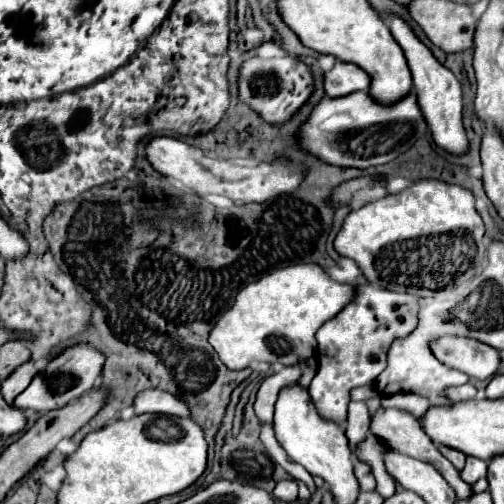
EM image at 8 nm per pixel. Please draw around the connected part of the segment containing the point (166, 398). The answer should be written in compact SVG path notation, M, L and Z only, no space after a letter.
M158 388L140 392L134 400L134 410L136 414L156 412L156 414L172 414L172 416L190 416L190 408L186 408L186 400Z

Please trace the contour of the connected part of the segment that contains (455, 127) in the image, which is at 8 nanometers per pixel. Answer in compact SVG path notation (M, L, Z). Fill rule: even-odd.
M390 16L390 32L396 38L396 42L402 46L410 72L412 72L412 82L414 82L414 92L418 96L418 104L422 108L424 120L432 132L432 140L438 148L442 148L444 152L452 154L452 156L464 156L470 150L470 140L466 138L466 128L462 122L462 84L458 82L458 78L444 68L434 56L432 52L414 36L414 32L410 30L410 26L400 20L398 16Z

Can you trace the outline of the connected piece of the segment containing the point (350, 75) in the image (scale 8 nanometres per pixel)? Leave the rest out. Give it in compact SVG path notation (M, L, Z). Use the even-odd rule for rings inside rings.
M342 62L342 64L334 66L332 70L324 72L324 92L330 98L366 90L368 84L370 84L370 78L356 64Z

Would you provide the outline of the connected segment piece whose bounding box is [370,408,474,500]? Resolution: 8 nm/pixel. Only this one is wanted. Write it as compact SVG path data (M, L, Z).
M380 408L380 410L376 412L376 416L372 418L370 430L372 430L372 434L376 434L378 438L382 438L382 440L384 440L390 448L394 448L396 452L404 452L404 454L410 456L410 458L422 460L422 462L432 464L434 468L438 468L438 472L440 472L440 474L446 478L446 482L454 488L458 500L468 500L468 496L474 496L472 486L466 484L466 482L462 480L462 476L458 476L458 470L454 468L454 464L450 464L450 462L438 452L436 444L434 444L434 442L428 438L428 434L424 432L422 424L420 424L414 416L410 416L408 412L400 412L400 410L394 410L394 408L390 408L390 410L382 410L382 408Z

